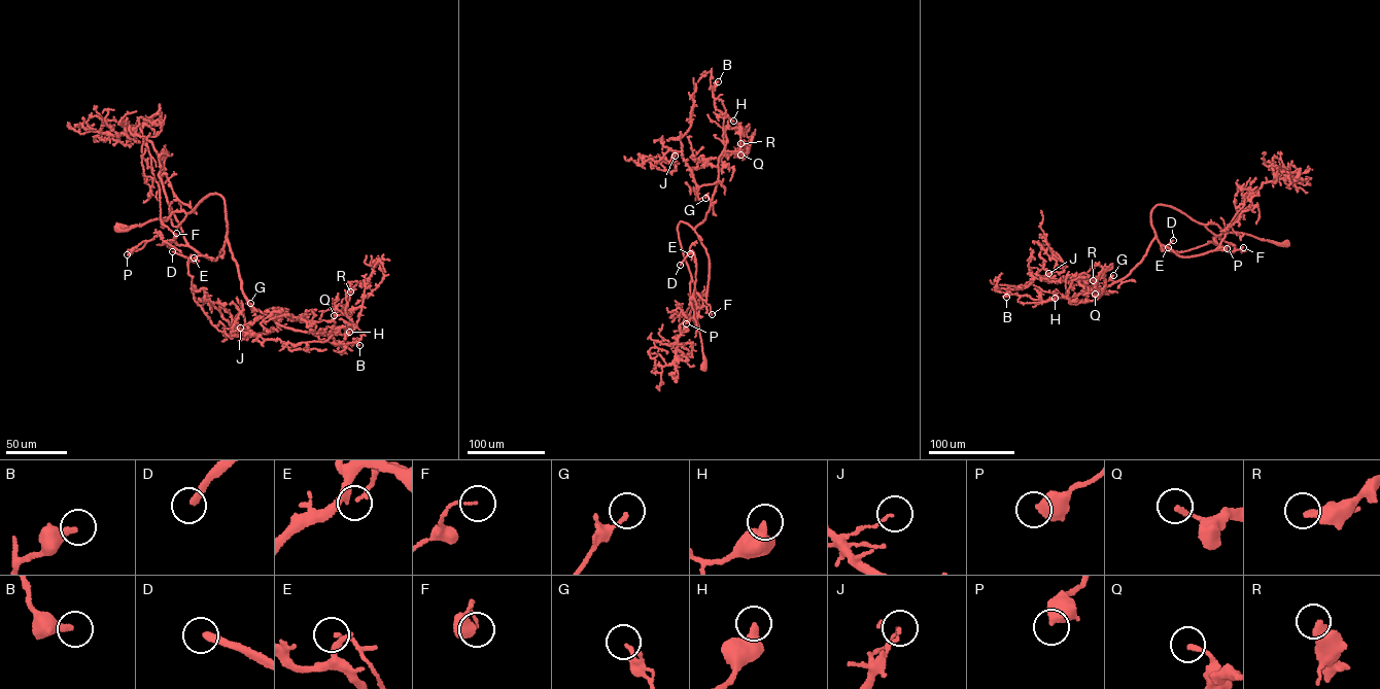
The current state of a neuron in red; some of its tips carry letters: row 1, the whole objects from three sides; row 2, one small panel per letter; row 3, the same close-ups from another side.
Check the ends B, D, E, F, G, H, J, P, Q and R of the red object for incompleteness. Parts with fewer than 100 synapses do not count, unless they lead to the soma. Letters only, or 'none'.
D

